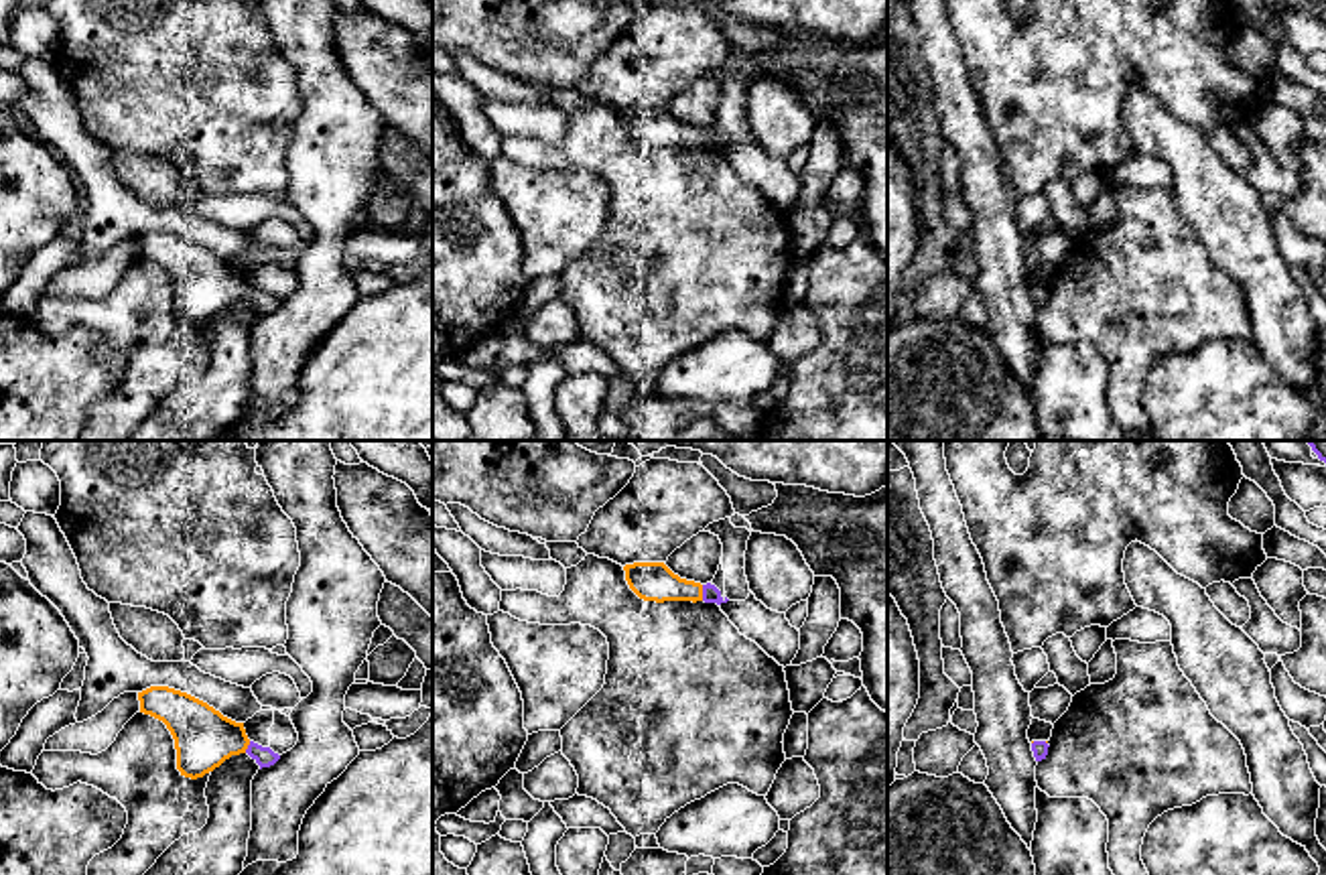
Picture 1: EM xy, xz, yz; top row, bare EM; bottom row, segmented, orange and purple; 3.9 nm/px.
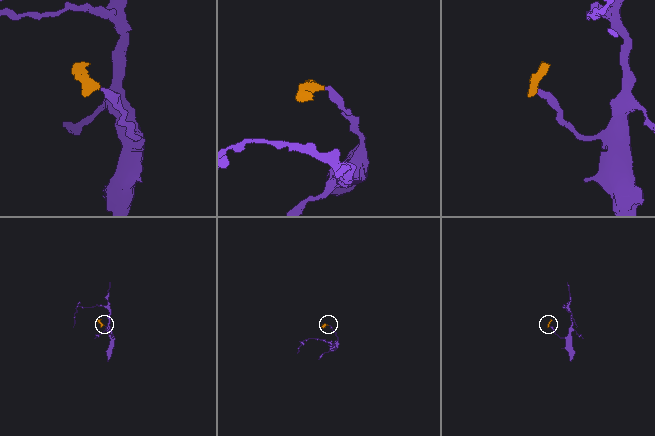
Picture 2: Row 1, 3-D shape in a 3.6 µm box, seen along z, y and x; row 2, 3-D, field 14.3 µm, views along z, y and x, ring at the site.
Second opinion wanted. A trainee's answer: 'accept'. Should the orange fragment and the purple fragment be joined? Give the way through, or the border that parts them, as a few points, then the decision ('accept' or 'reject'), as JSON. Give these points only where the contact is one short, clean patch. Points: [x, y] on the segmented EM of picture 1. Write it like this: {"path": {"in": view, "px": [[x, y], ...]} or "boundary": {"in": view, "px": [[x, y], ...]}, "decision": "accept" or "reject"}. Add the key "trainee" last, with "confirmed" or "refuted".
{"path": {"in": "xz", "px": [[652, 581], [701, 593], [711, 593]]}, "decision": "accept", "trainee": "confirmed"}

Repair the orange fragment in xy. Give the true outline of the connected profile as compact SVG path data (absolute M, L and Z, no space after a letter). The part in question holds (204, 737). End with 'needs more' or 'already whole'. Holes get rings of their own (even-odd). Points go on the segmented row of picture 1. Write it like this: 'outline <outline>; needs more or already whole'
outline M150 686L138 692L140 713L167 725L175 739L177 769L197 780L231 755L248 753L258 765L270 767L280 755L248 739L244 723L223 717L207 702L169 688Z; needs more

